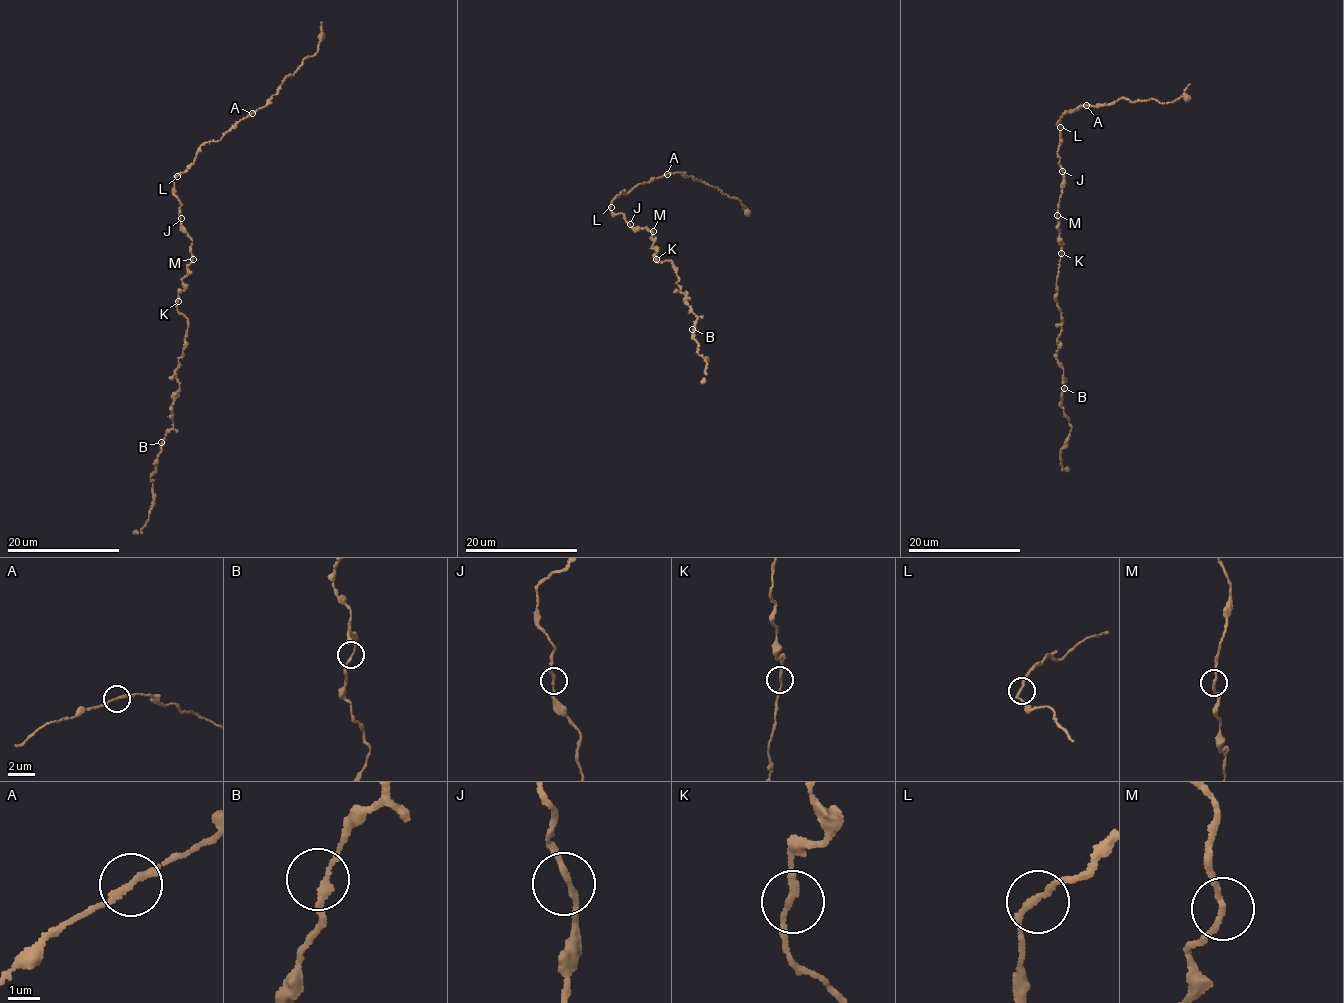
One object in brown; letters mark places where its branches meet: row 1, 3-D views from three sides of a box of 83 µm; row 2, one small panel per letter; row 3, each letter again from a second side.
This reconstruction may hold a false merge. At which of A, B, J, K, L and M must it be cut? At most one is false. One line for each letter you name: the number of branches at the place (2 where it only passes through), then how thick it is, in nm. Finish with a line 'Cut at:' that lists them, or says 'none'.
Cut at: none

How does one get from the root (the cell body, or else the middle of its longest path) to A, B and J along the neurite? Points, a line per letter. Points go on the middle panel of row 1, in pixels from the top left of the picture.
A: (653, 231), (634, 228), (620, 212), (609, 209), (621, 191), (629, 192), (667, 174)
B: (653, 231), (656, 262), (669, 260), (675, 266), (679, 291), (687, 292), (686, 304), (698, 318), (692, 329)
J: (653, 231), (646, 226), (634, 228), (630, 224)

